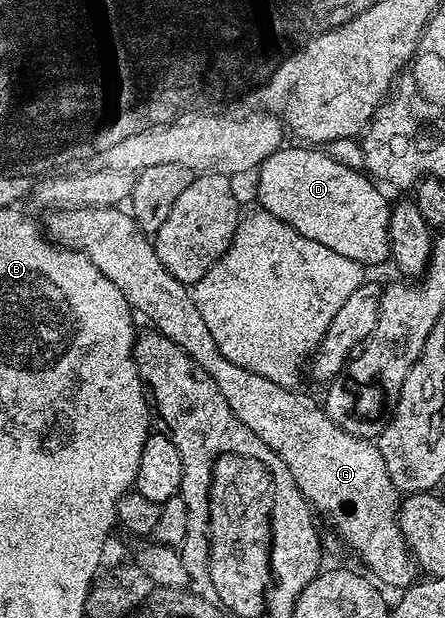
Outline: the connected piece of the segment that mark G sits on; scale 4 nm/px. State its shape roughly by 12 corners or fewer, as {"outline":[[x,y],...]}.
{"outline":[[115,206],[44,216],[215,380],[382,587],[419,571],[376,441],[219,352]]}

